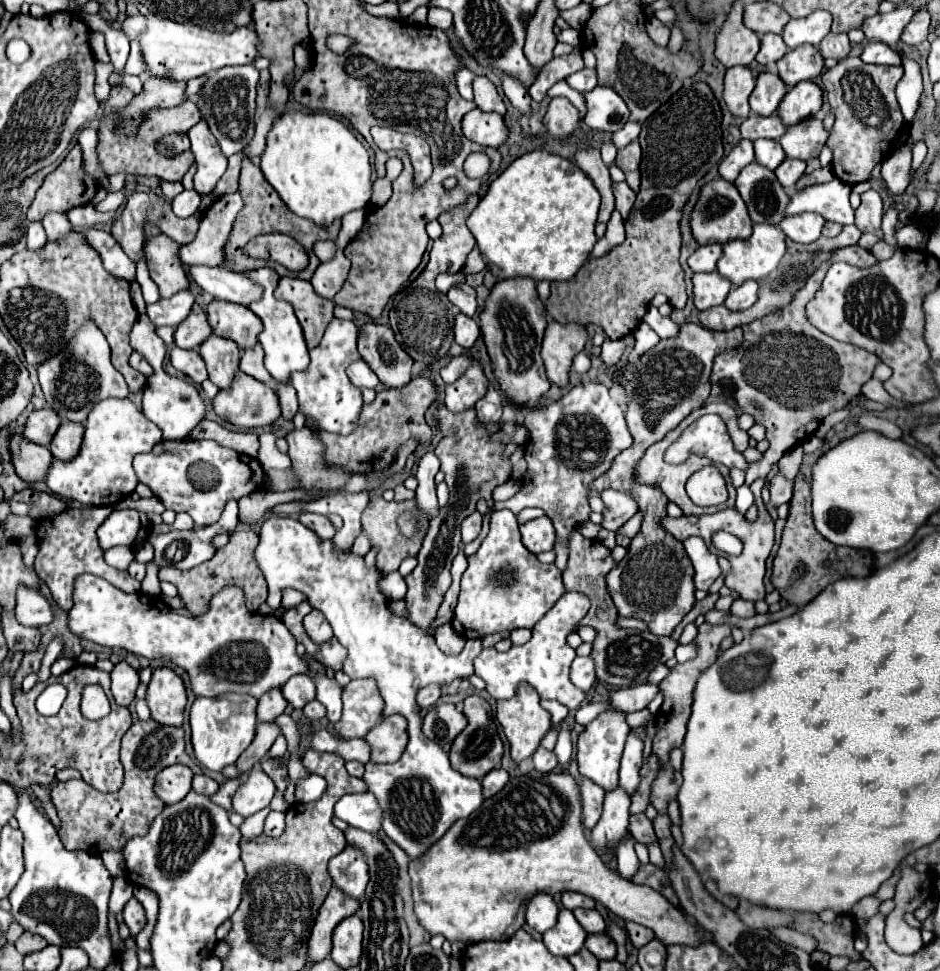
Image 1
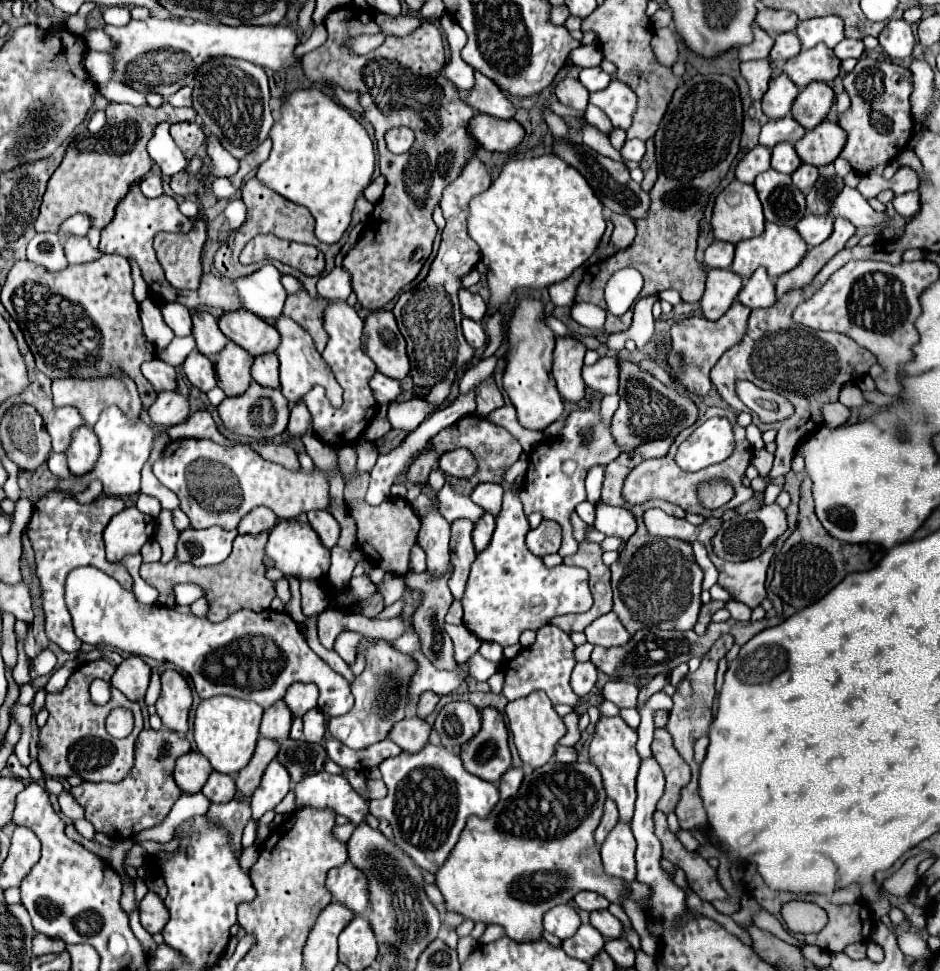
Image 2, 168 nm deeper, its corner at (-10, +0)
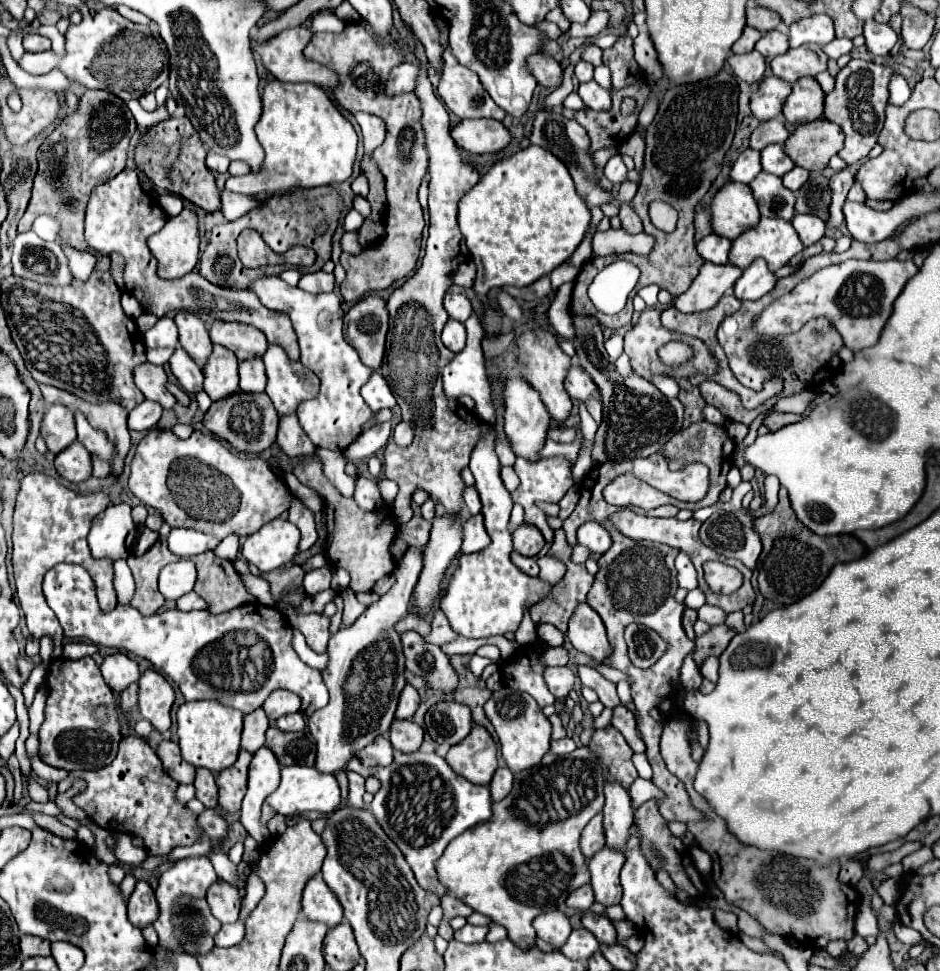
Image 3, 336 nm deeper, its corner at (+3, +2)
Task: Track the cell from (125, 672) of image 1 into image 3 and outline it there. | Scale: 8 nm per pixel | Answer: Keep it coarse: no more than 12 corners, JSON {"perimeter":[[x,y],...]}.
{"perimeter":[[125,653],[103,659],[101,675],[113,693],[139,679],[139,667]]}

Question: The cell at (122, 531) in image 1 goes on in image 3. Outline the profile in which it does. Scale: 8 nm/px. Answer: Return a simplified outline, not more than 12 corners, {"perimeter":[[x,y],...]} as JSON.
{"perimeter":[[109,505],[89,531],[95,559],[127,559],[131,507]]}

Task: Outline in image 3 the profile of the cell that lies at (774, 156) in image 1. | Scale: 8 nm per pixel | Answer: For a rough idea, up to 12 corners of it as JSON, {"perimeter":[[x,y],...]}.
{"perimeter":[[783,145],[761,151],[763,171],[779,177],[795,167]]}

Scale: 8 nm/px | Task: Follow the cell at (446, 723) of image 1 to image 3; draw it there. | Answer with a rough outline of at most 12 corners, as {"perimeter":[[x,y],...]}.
{"perimeter":[[435,703],[425,729],[437,743],[457,745],[471,733],[471,709]]}

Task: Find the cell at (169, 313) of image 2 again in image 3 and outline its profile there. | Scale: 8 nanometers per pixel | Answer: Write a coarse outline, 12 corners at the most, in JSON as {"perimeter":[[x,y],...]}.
{"perimeter":[[161,317],[143,341],[149,349],[175,349],[177,329],[171,317]]}

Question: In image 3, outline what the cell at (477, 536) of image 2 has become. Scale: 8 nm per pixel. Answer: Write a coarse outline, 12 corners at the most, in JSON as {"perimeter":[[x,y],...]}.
{"perimeter":[[483,515],[463,525],[461,553],[475,553],[491,543]]}

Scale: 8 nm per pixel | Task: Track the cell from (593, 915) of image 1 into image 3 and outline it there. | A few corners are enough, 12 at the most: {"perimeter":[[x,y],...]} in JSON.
{"perimeter":[[583,913],[583,927],[603,945],[617,943],[617,931],[605,915]]}

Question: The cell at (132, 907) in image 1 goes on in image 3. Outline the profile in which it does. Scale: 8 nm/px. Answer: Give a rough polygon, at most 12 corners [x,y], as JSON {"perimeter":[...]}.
{"perimeter":[[137,881],[127,903],[139,929],[159,917],[155,891]]}

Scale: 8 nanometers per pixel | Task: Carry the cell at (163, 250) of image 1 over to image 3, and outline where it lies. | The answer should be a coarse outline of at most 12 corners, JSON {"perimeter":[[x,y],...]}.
{"perimeter":[[185,207],[149,237],[159,277],[177,279],[199,261],[197,213]]}

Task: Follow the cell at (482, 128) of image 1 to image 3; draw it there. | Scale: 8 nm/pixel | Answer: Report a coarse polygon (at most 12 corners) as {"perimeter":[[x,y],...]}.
{"perimeter":[[495,119],[459,121],[451,137],[467,153],[497,153],[511,141]]}

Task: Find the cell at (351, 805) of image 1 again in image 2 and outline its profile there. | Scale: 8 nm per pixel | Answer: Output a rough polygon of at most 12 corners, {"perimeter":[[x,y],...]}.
{"perimeter":[[306,775],[294,787],[296,809],[332,807],[360,825],[362,799],[342,775]]}

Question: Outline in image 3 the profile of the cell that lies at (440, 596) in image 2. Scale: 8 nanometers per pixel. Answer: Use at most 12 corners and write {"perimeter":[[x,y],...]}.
{"perimeter":[[401,635],[407,669],[429,689],[453,693],[459,677],[441,647]]}

